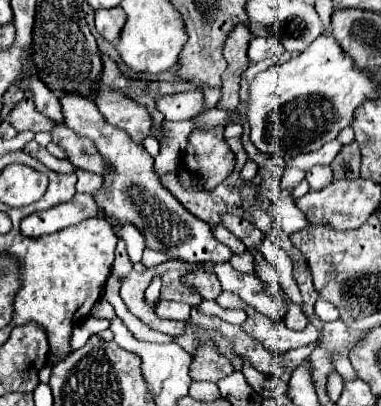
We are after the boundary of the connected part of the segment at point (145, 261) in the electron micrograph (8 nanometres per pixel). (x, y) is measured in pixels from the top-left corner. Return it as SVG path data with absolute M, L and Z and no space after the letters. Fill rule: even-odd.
M145 249L145 254L143 254L141 262L144 266L150 268L162 264L168 260L172 260L172 258L168 257L166 252L164 253L163 251Z

